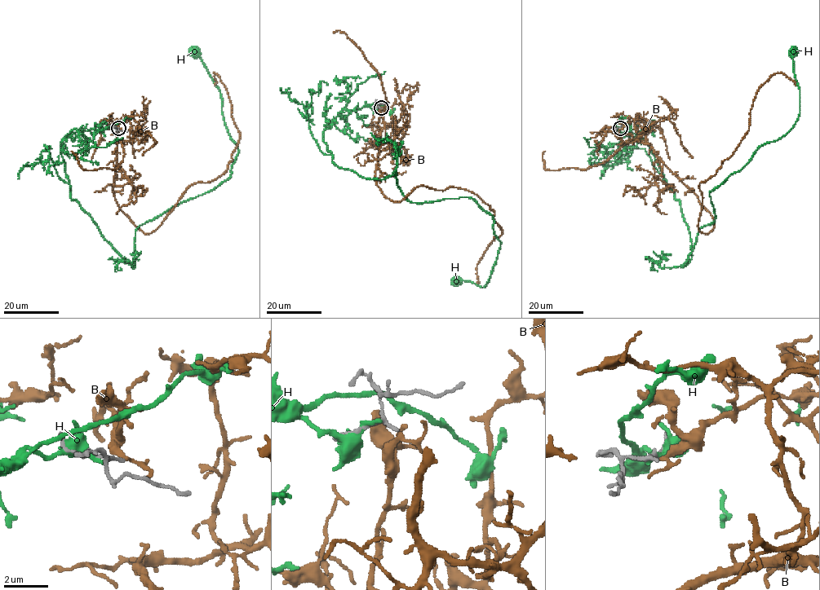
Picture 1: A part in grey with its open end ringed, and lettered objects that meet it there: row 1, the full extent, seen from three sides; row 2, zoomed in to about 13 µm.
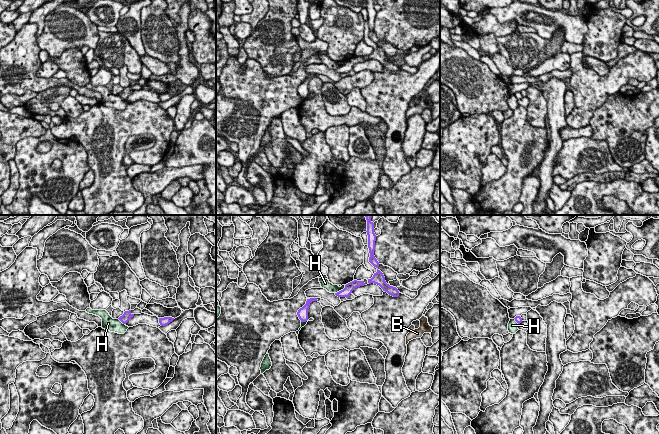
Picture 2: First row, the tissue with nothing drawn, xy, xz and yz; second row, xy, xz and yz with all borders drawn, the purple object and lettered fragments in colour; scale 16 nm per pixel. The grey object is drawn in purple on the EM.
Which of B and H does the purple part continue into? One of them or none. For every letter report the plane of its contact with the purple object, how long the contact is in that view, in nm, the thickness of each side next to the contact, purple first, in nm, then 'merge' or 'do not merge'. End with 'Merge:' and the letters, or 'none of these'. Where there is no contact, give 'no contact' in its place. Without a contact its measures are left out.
B: no contact; merge
H: contact in xz; length 220 nm; calibres 140 and 140 nm; do not merge
Merge: B

